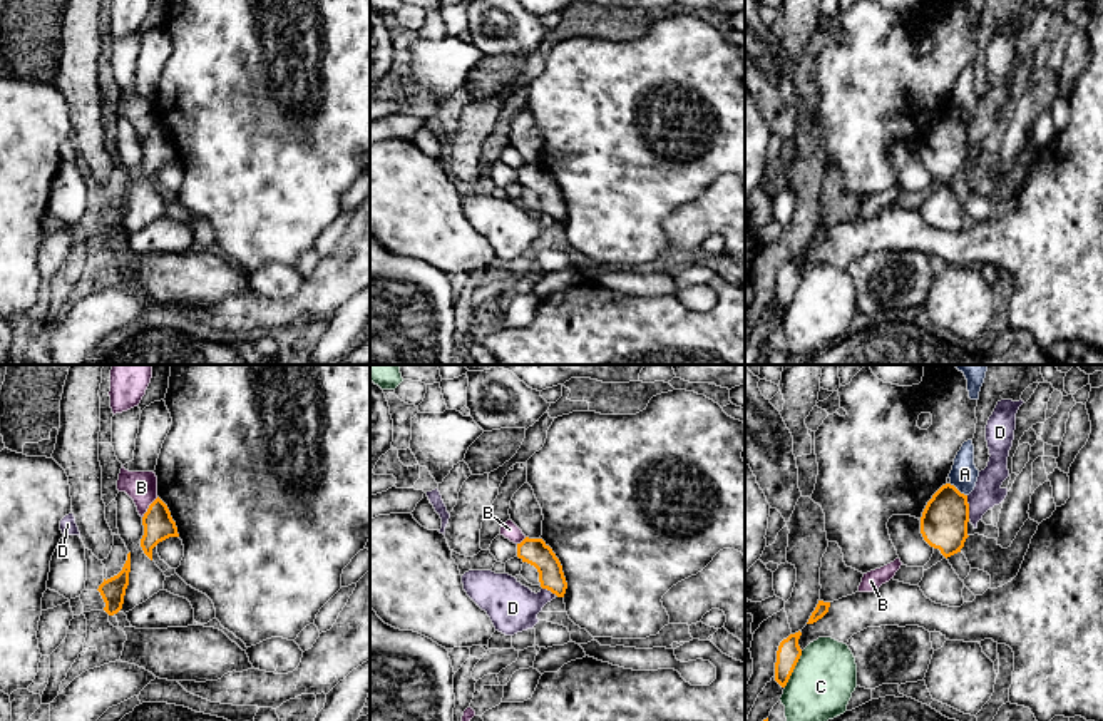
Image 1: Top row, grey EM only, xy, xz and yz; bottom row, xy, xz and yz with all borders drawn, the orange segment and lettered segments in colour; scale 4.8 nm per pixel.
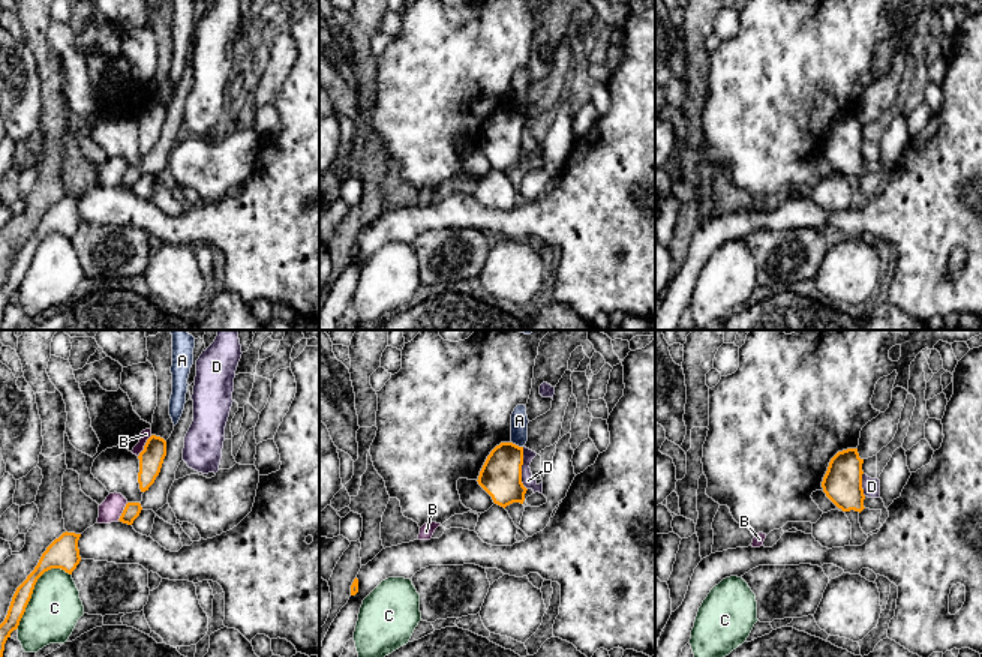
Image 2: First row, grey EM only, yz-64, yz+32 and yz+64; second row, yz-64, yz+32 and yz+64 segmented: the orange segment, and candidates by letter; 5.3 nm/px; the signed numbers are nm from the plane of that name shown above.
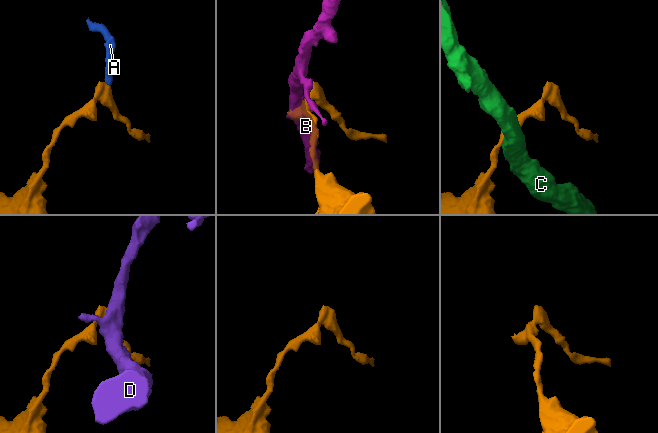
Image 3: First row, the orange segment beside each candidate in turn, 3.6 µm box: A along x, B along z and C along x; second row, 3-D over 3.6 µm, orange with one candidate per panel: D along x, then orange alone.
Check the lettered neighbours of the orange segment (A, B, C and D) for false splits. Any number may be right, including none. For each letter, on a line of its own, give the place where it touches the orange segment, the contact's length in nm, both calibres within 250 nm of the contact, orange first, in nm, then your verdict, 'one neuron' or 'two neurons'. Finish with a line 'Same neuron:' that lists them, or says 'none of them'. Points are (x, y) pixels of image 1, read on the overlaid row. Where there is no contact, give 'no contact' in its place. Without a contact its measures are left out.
A: yz (956, 489) | 110 nm | 220/130 nm | two neurons
B: xy (149, 507) | 130 nm | 140/150 nm | two neurons
C: yz (794, 668) | 200 nm | 120/300 nm | two neurons
D: yz (968, 507) | 120 nm | 220/140 nm | two neurons
Same neuron: none of them

